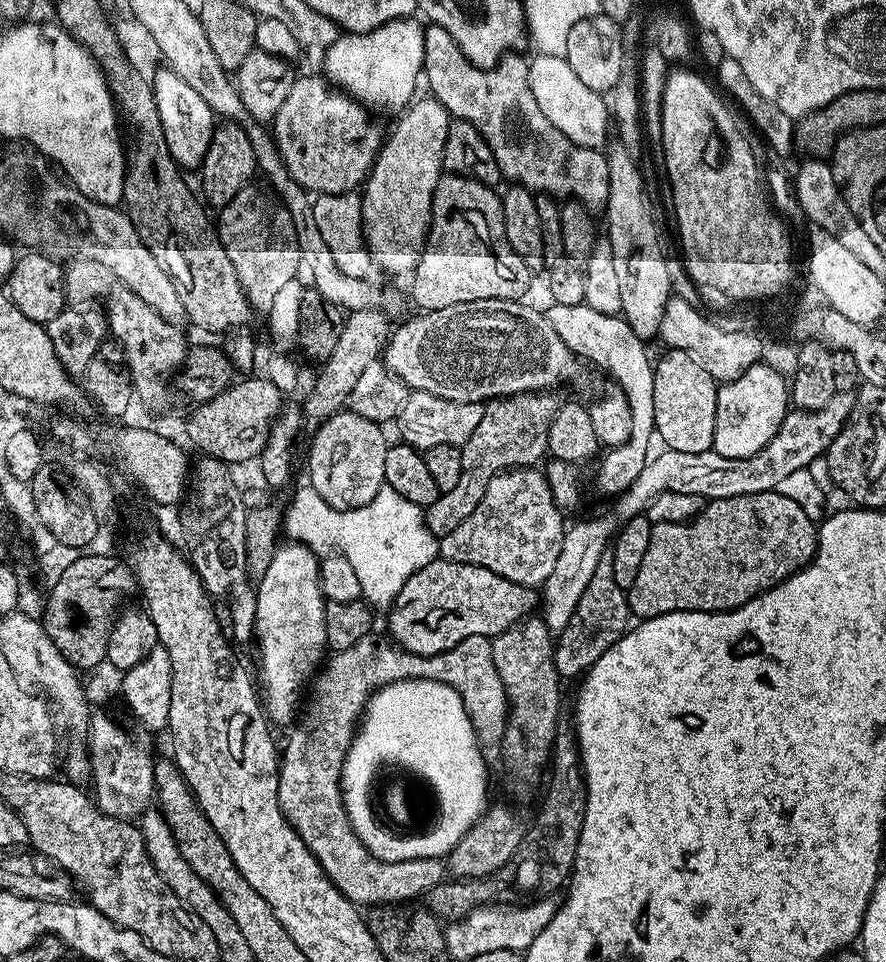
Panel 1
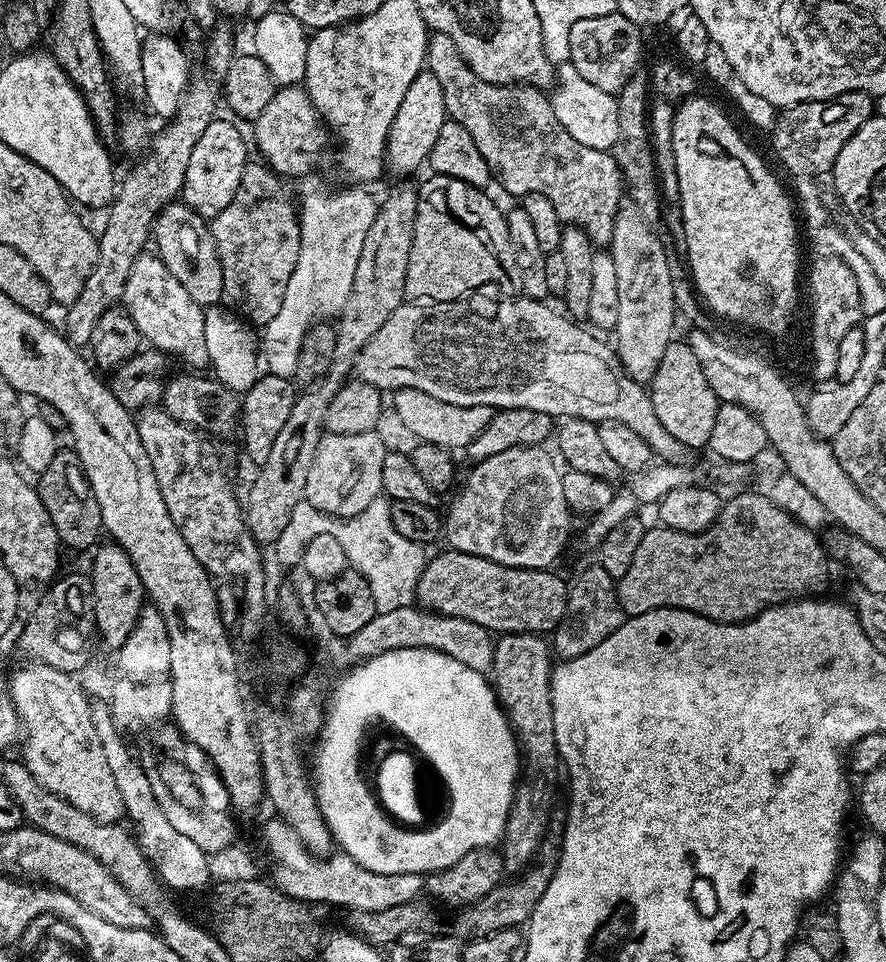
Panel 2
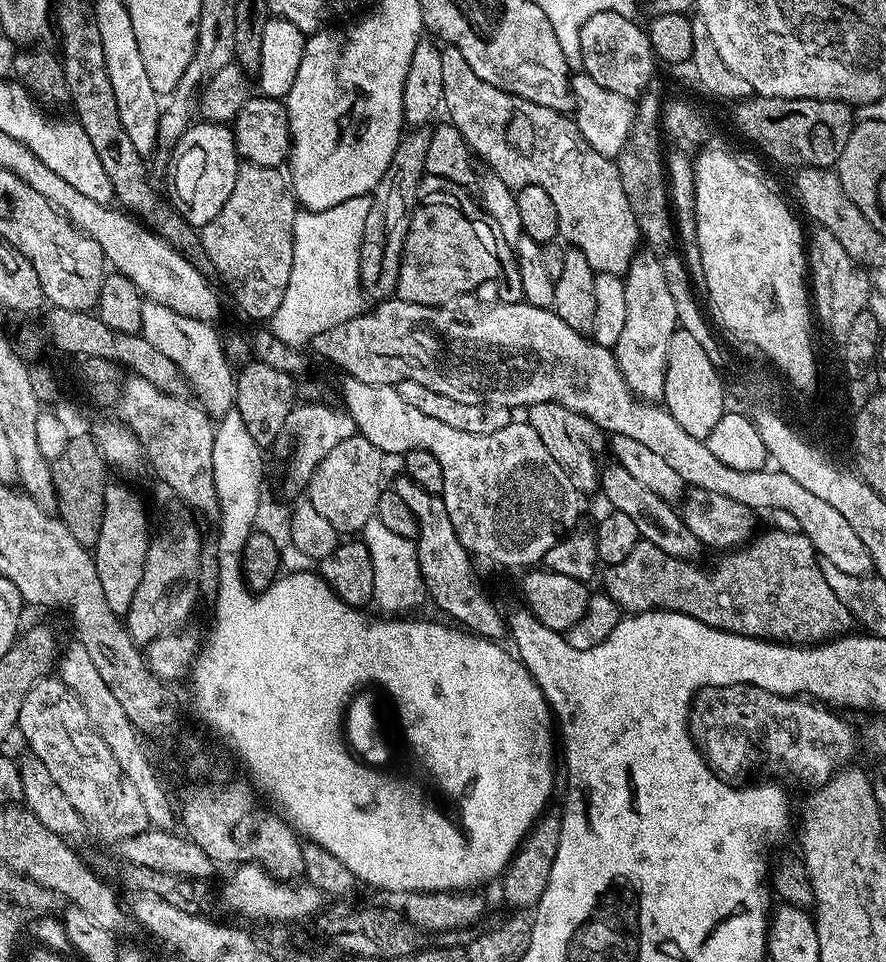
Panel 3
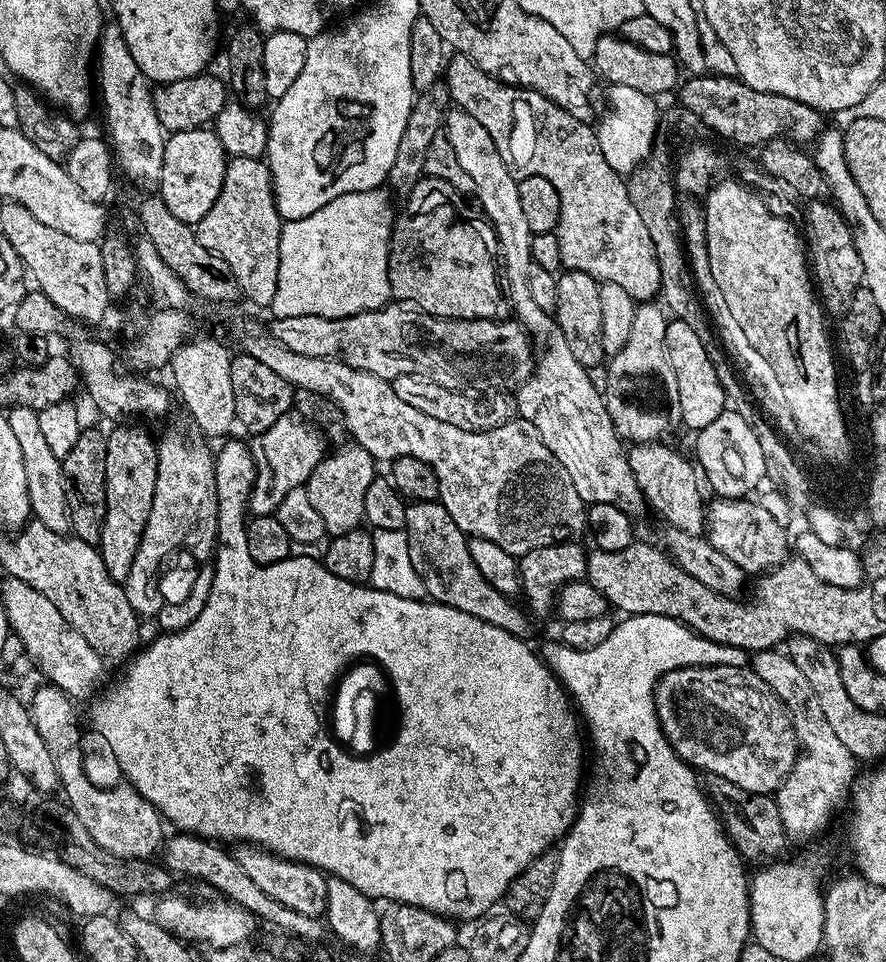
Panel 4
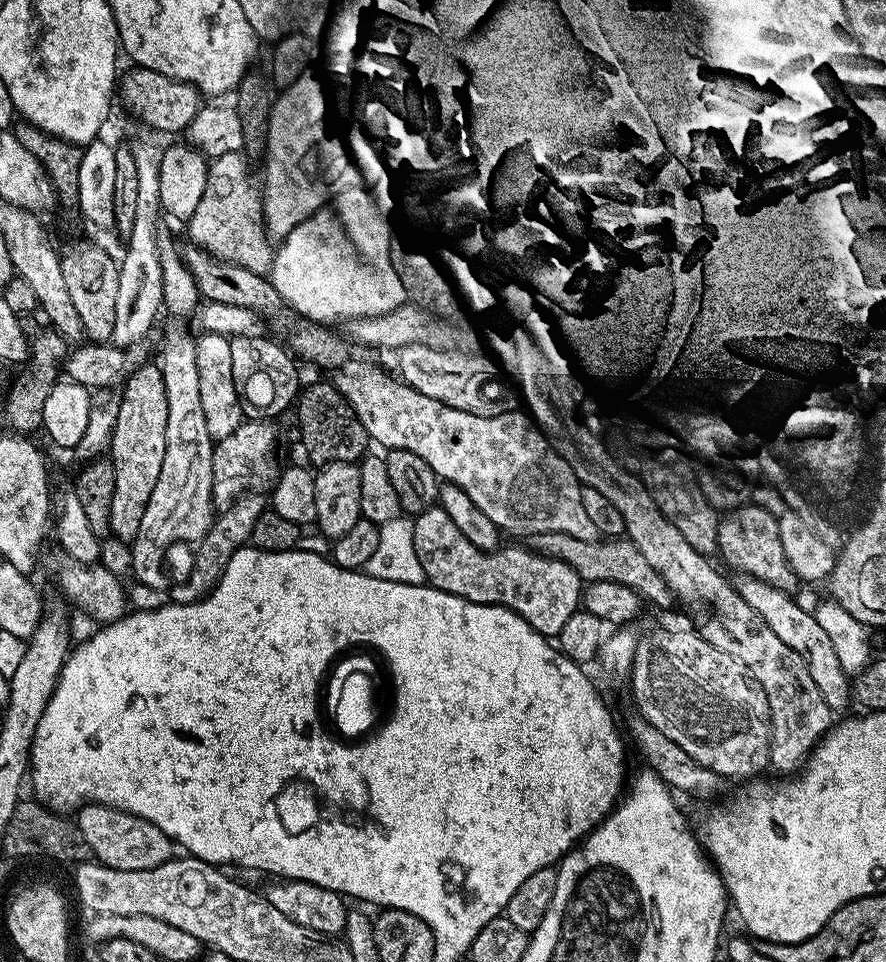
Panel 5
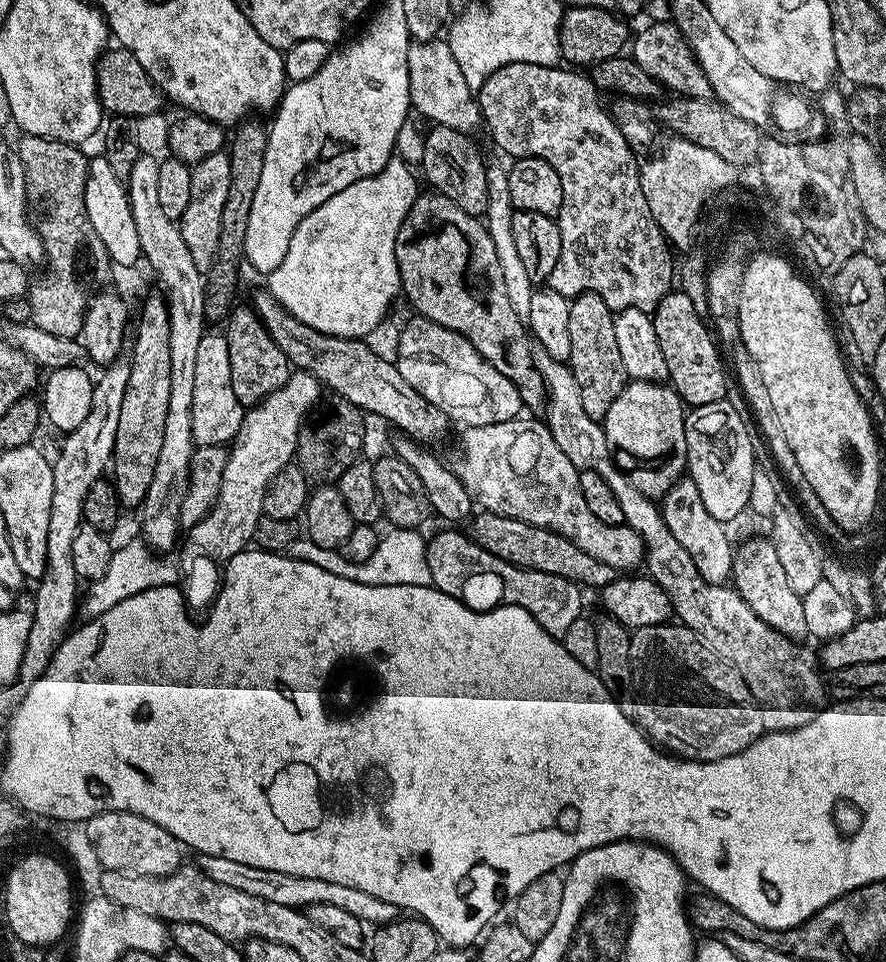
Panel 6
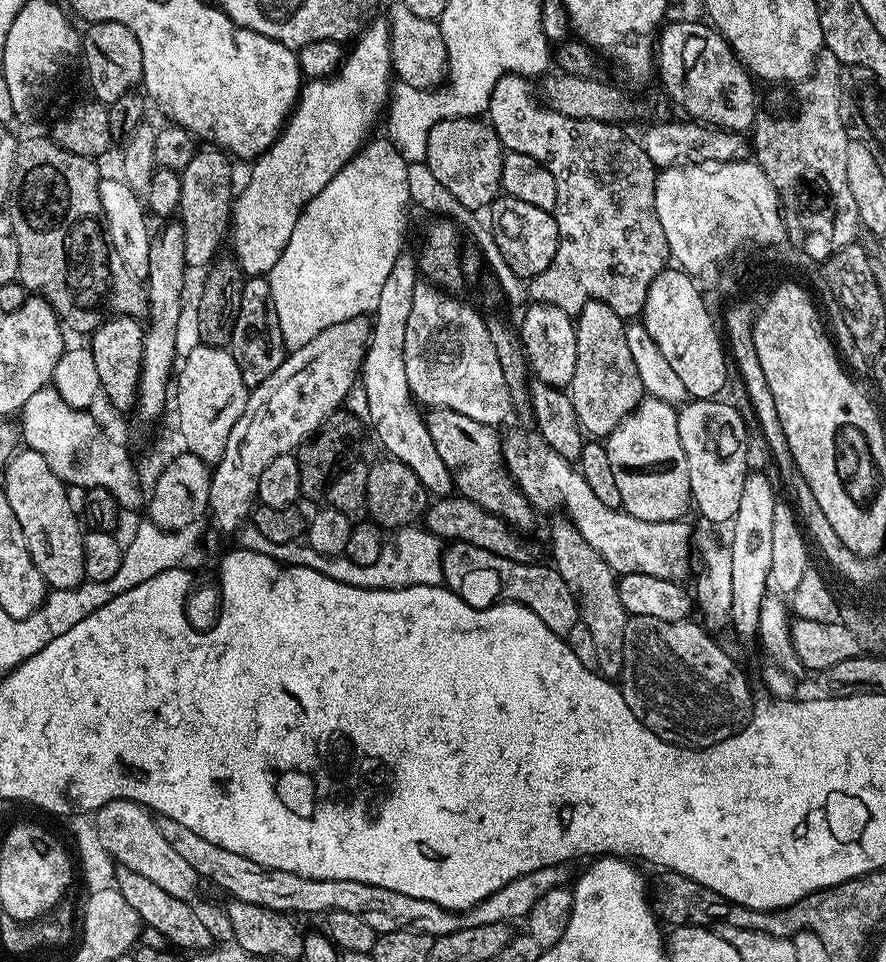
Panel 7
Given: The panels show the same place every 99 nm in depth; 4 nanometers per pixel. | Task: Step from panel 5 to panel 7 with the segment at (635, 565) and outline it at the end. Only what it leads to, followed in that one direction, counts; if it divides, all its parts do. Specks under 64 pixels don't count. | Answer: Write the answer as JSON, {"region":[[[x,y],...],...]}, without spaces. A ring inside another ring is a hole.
{"region":[[[453,494],[433,499],[429,503],[423,517],[423,523],[428,523],[428,528],[433,537],[441,542],[455,542],[478,546],[482,550],[490,550],[498,554],[498,558],[513,560],[519,564],[531,564],[539,561],[540,548],[532,540],[523,540],[521,533],[506,523],[501,516],[490,514],[482,506],[470,502],[465,496]]]}

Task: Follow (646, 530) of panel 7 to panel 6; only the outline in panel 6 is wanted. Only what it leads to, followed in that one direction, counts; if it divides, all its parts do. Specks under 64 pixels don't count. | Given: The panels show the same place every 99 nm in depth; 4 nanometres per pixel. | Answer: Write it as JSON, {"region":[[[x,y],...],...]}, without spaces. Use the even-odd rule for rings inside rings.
{"region":[[[517,418],[497,425],[465,427],[460,436],[460,461],[454,464],[462,486],[483,511],[518,518],[562,534],[590,558],[617,570],[636,570],[645,563],[644,539],[628,524],[598,522],[582,498],[580,472],[558,450],[558,442],[540,418]]]}

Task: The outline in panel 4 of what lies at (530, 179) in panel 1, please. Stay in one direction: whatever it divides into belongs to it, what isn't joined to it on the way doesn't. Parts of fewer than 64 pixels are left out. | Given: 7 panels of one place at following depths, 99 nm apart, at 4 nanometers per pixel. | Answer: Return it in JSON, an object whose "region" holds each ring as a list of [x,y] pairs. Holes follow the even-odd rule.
{"region":[[[459,54],[447,61],[442,79],[448,84],[451,103],[470,114],[470,118],[478,118],[478,122],[485,126],[512,177],[517,181],[527,177],[546,177],[548,182],[553,183],[559,196],[555,234],[562,257],[561,267],[589,274],[600,283],[622,286],[637,303],[655,301],[660,294],[661,278],[654,244],[638,210],[632,205],[627,181],[603,157],[595,129],[587,121],[576,119],[558,105],[551,104],[541,92],[503,84],[483,72],[473,60]]]}

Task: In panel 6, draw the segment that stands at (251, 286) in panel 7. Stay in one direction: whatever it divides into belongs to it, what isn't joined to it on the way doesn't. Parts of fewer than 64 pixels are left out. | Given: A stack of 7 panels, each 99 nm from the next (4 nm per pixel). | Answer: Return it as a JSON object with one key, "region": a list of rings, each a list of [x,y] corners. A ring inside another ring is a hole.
{"region":[[[233,307],[228,313],[226,327],[230,350],[230,382],[234,386],[234,394],[240,404],[255,406],[287,382],[290,375],[288,359],[286,354],[282,354],[282,350],[278,350],[274,338],[270,338],[255,308]]]}

